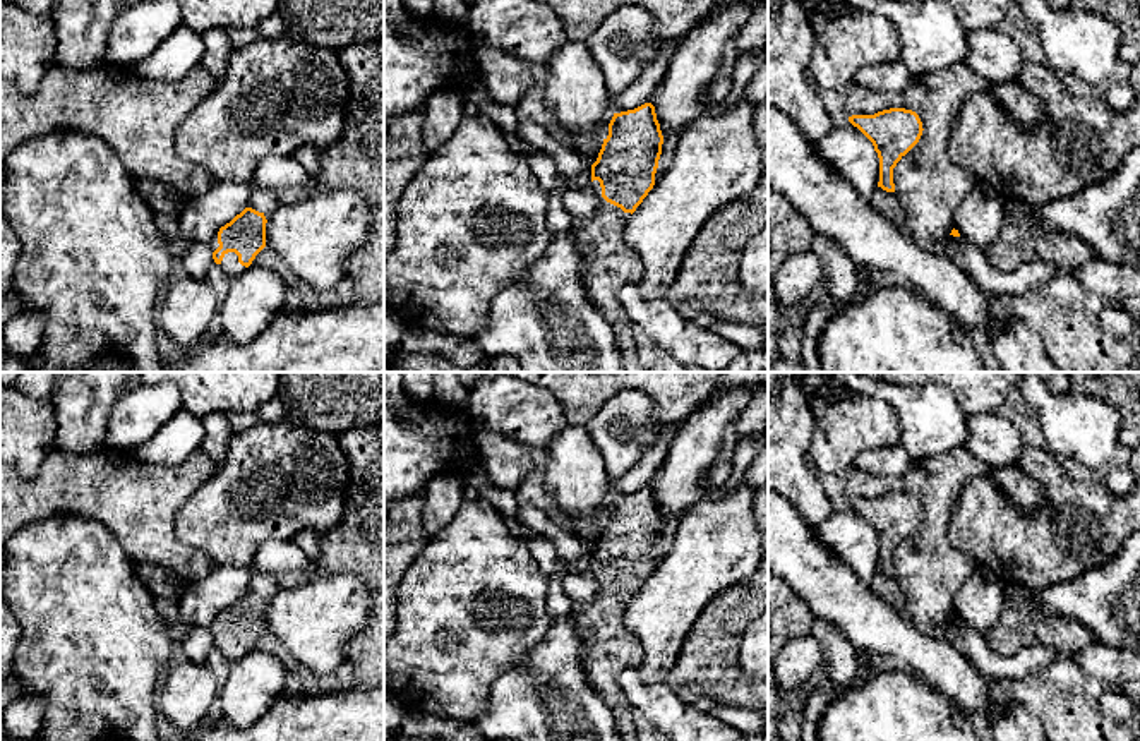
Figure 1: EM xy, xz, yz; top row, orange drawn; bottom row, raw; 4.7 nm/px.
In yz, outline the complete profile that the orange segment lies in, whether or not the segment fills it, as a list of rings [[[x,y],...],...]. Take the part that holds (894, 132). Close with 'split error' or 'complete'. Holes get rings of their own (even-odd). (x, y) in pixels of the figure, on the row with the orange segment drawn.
[[[890,108],[874,115],[852,115],[849,122],[874,146],[879,158],[879,182],[886,192],[895,192],[893,168],[919,142],[922,122],[905,108]]] | complete

